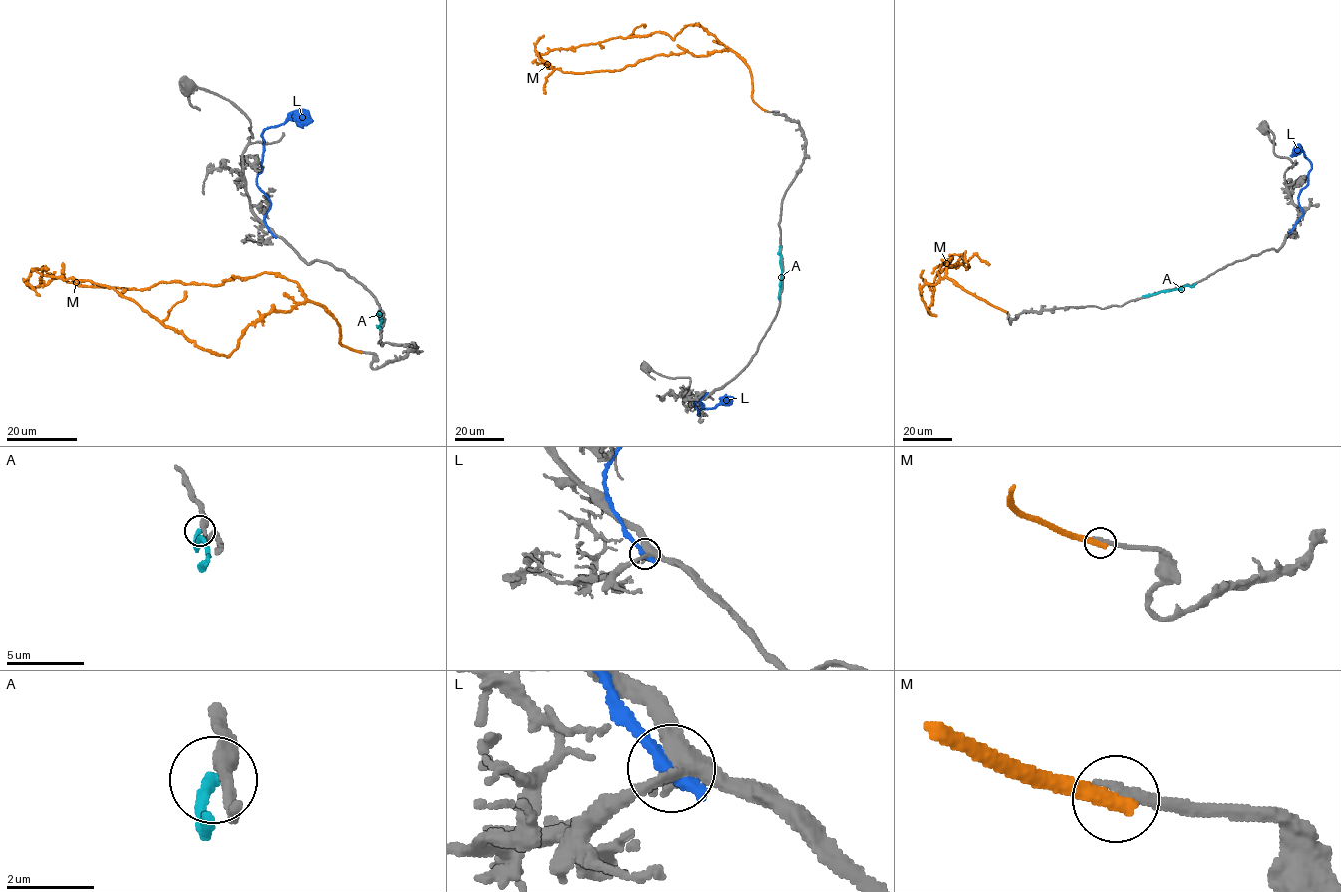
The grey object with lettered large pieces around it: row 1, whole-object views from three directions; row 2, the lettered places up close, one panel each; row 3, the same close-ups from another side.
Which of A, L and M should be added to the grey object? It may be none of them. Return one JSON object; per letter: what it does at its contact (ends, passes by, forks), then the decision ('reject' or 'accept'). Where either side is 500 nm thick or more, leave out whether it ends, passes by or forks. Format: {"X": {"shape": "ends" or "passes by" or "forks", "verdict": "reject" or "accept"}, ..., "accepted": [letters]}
{"A": {"shape": "ends", "verdict": "reject"}, "L": {"shape": "ends", "verdict": "reject"}, "M": {"shape": "ends", "verdict": "reject"}, "accepted": []}

